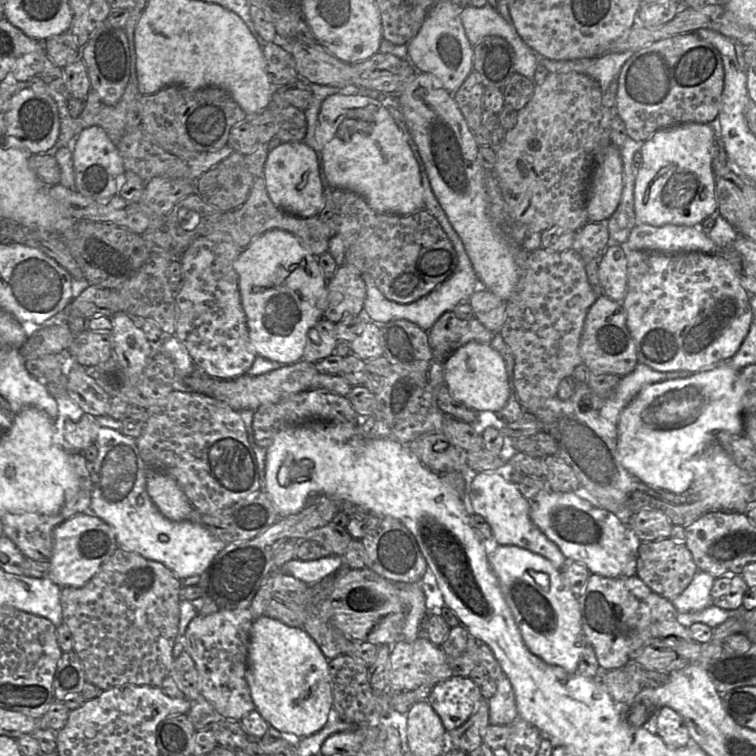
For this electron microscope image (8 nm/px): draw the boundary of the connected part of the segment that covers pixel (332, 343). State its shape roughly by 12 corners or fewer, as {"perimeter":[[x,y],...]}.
{"perimeter":[[321,318],[307,333],[301,360],[315,363],[338,343],[336,323]]}

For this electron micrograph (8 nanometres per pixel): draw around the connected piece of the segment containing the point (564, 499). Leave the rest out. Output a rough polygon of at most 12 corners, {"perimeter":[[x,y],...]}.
{"perimeter":[[540,491],[532,522],[568,560],[636,575],[641,541],[576,493]]}

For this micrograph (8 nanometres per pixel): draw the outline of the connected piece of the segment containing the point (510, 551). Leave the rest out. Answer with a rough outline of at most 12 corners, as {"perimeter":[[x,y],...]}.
{"perimeter":[[545,557],[488,559],[530,652],[577,673],[579,597]]}

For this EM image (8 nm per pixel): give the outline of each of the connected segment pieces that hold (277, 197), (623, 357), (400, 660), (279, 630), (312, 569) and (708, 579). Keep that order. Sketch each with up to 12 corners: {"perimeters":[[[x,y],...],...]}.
{"perimeters":[[[304,142],[268,152],[263,178],[275,206],[317,216],[323,187]],[[621,303],[587,312],[579,349],[589,373],[623,377],[638,364]],[[429,639],[391,646],[389,690],[434,687],[453,672]],[[262,615],[246,681],[269,726],[300,738],[333,713],[329,660]],[[332,554],[293,559],[279,571],[308,585],[337,573],[343,558]],[[697,570],[671,603],[679,613],[712,605],[715,578]]]}

